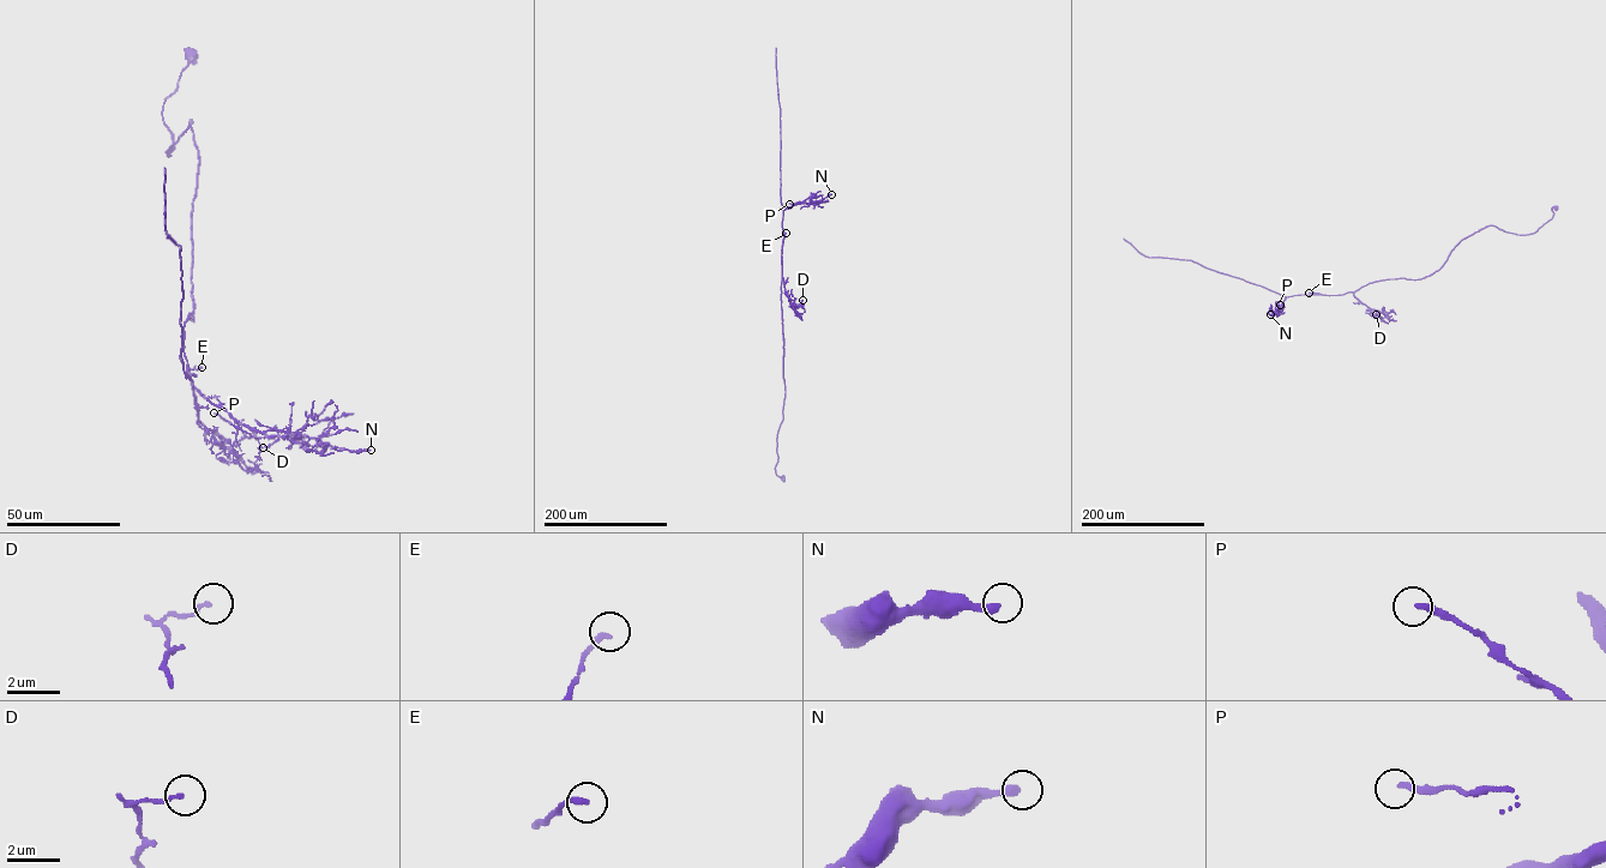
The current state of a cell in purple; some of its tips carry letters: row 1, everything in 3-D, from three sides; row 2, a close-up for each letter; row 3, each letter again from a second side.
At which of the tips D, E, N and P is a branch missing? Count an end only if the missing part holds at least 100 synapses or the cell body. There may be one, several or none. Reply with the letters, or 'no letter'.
no letter

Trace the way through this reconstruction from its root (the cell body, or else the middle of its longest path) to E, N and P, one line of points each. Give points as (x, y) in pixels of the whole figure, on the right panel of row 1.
E: (1555, 206), (1551, 218), (1531, 234), (1492, 225), (1479, 229), (1420, 278), (1376, 281), (1341, 295), (1309, 293)
N: (1555, 206), (1551, 218), (1531, 234), (1492, 225), (1479, 229), (1420, 278), (1286, 296), (1280, 312), (1270, 314)
P: (1555, 206), (1531, 234), (1479, 229), (1420, 278), (1288, 296), (1277, 312), (1280, 305)

